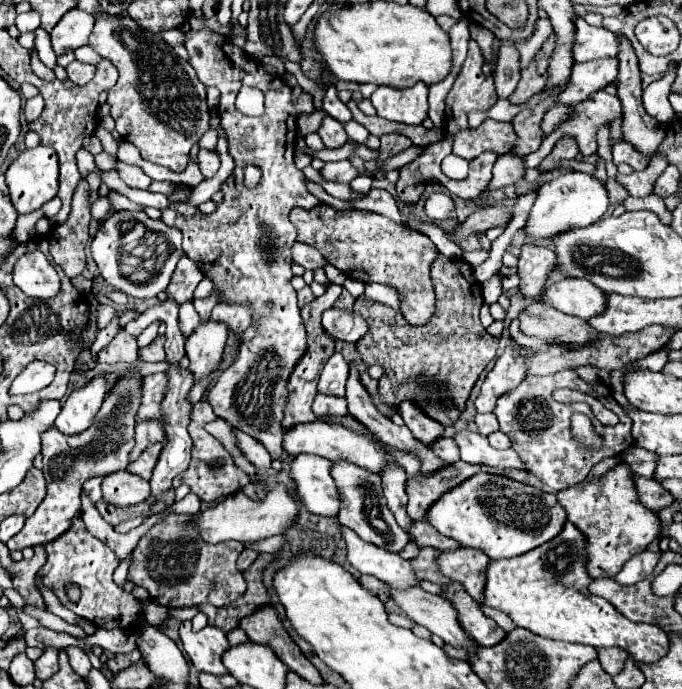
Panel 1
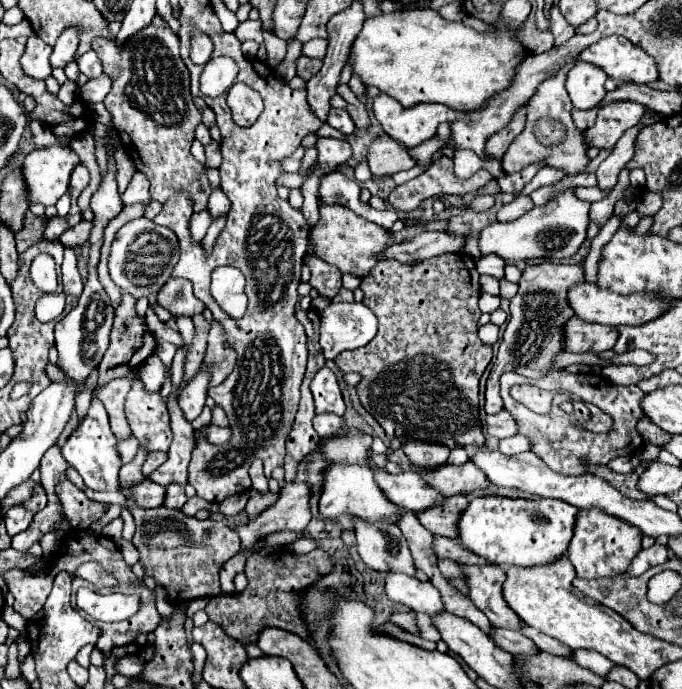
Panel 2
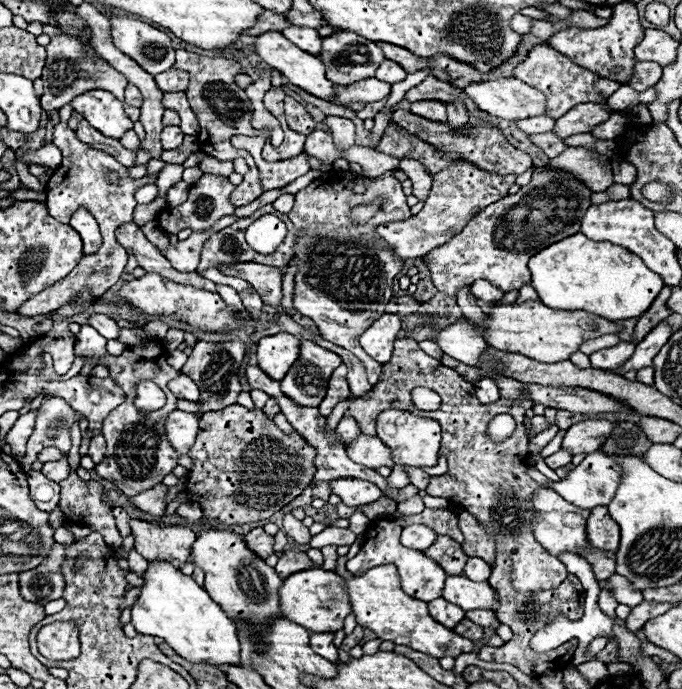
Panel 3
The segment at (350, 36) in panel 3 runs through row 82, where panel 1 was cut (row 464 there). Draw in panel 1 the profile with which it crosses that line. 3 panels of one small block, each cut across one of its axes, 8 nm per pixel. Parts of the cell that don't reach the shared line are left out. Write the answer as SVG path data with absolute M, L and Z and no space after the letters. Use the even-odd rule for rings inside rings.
M334 462L332 466L332 476L338 484L340 490L340 514L338 520L342 526L354 530L362 540L366 540L368 544L378 544L378 548L386 548L388 552L400 552L408 542L410 536L396 524L392 512L386 506L386 498L382 494L382 484L380 484L380 476L354 466L350 462Z

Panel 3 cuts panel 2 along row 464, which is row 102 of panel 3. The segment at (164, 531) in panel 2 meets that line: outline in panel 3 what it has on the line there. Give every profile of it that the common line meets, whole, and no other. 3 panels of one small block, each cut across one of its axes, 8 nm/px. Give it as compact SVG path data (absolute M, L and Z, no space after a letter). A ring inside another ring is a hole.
M132 84L126 86L126 94L124 94L124 104L130 104L130 106L136 106L140 108L142 106L142 94L138 92L138 88L134 88Z

